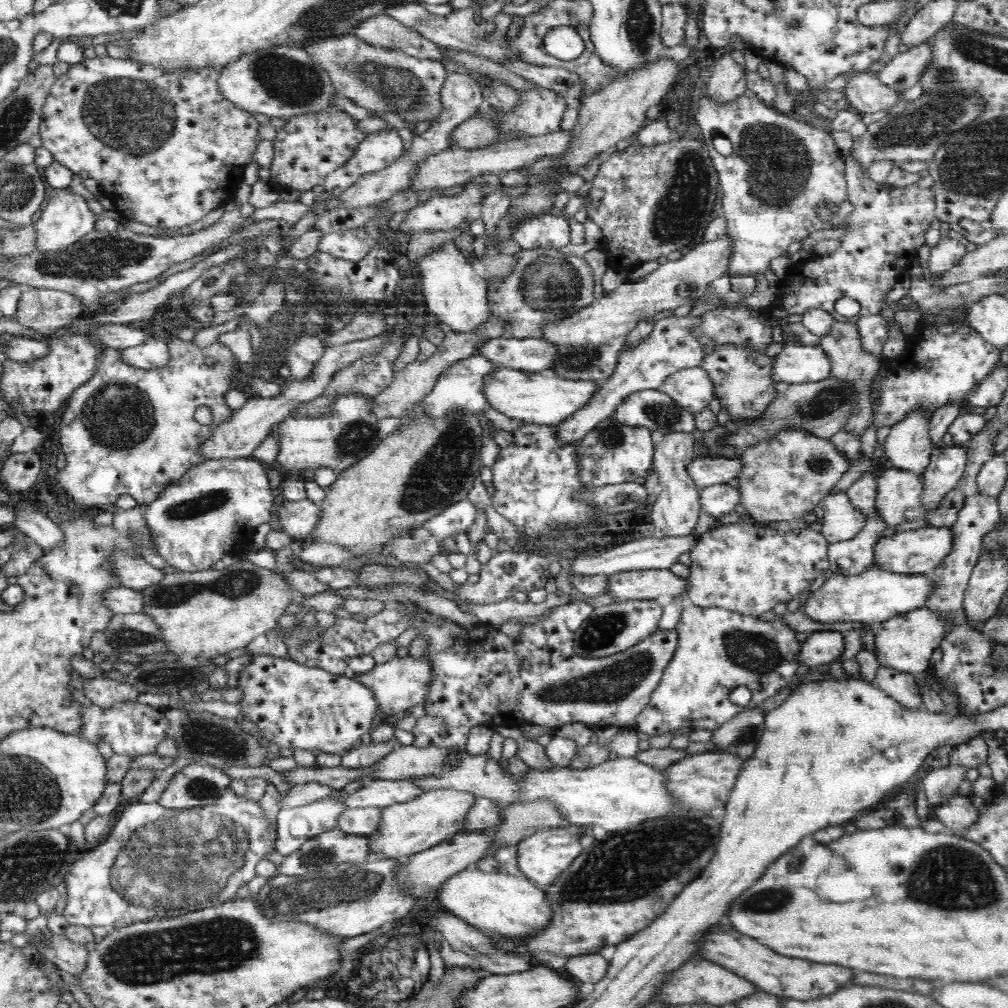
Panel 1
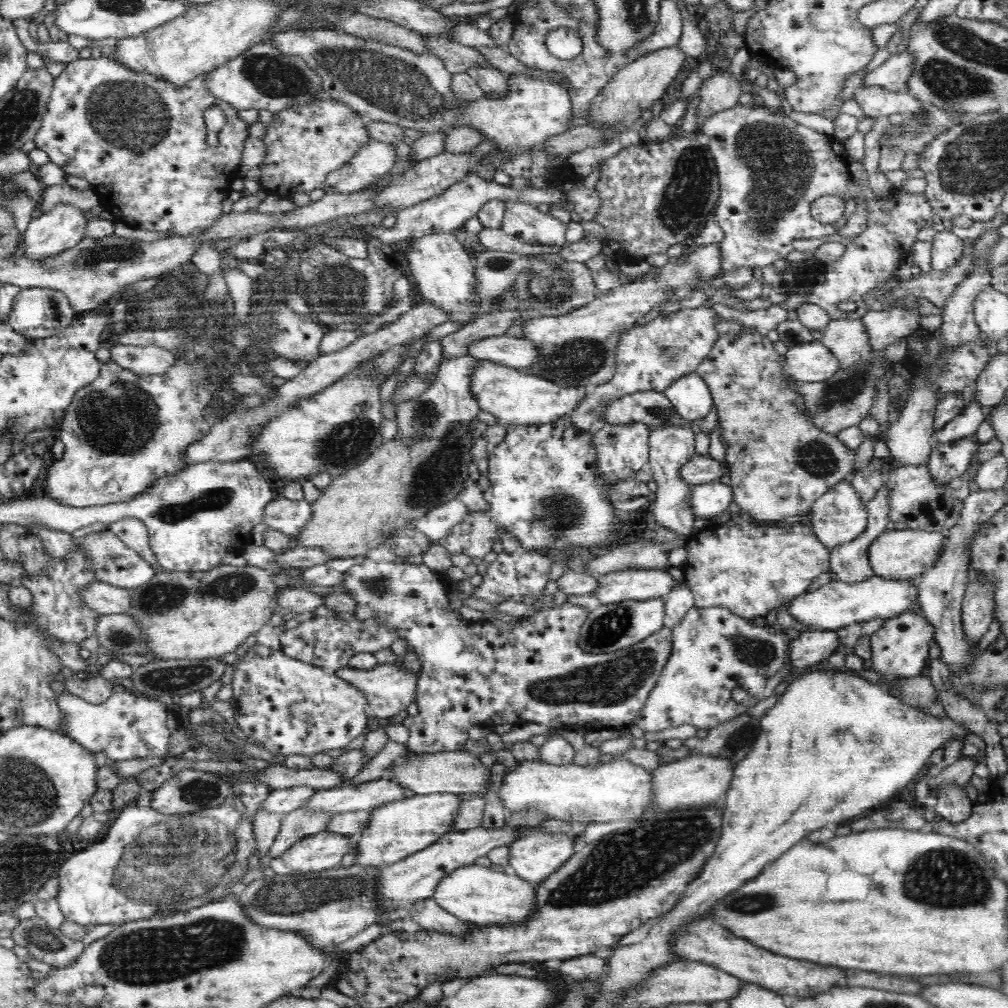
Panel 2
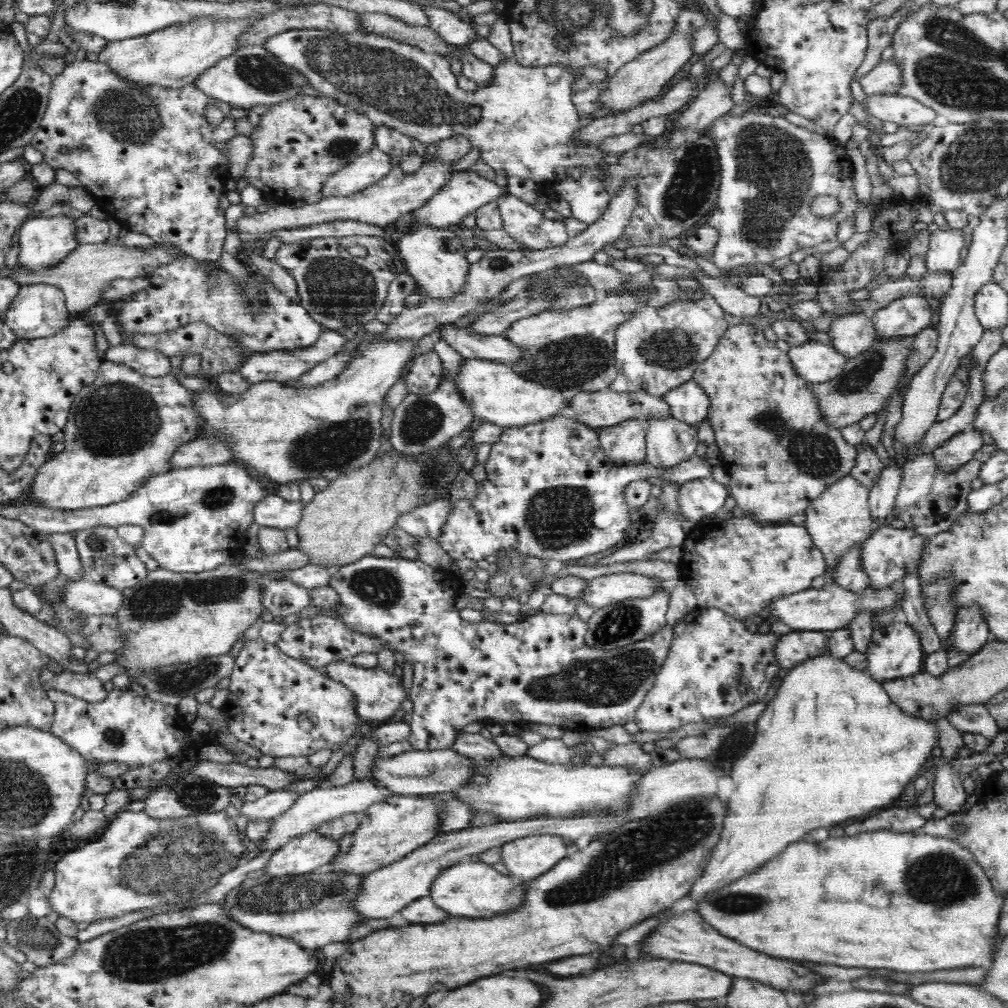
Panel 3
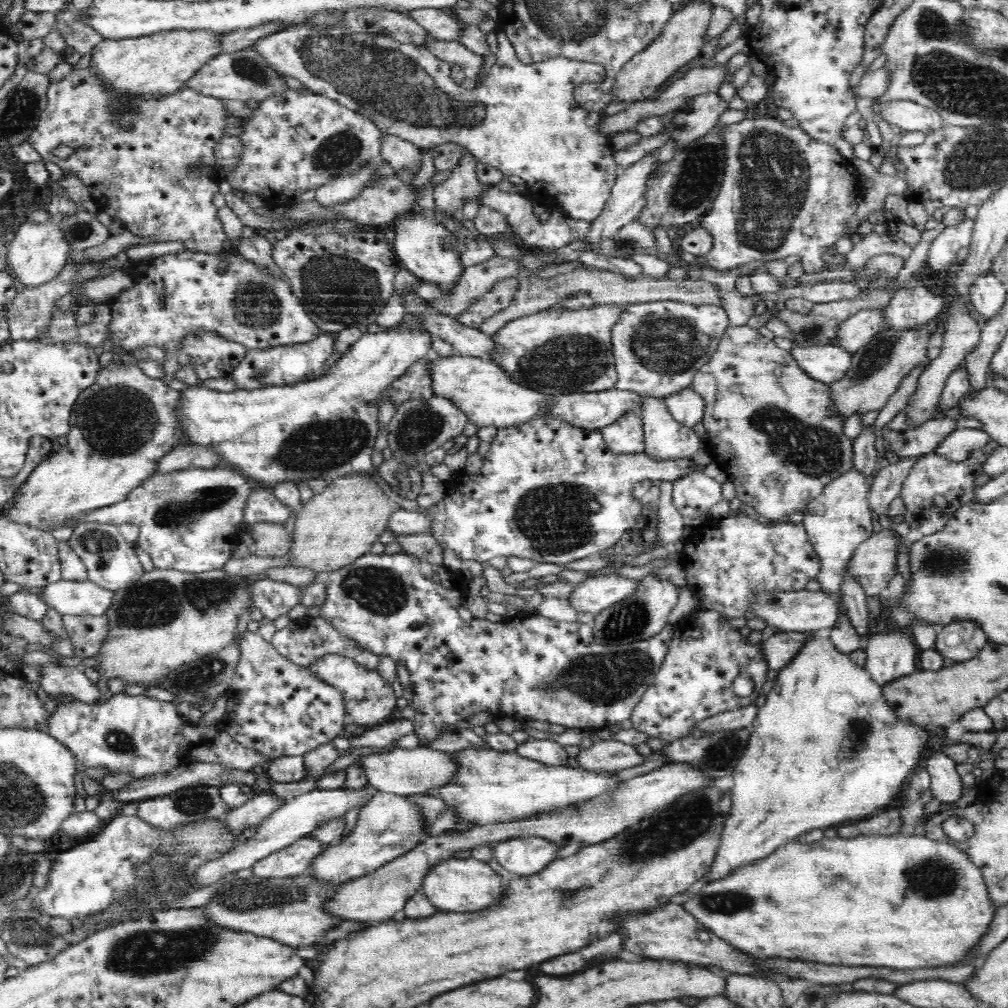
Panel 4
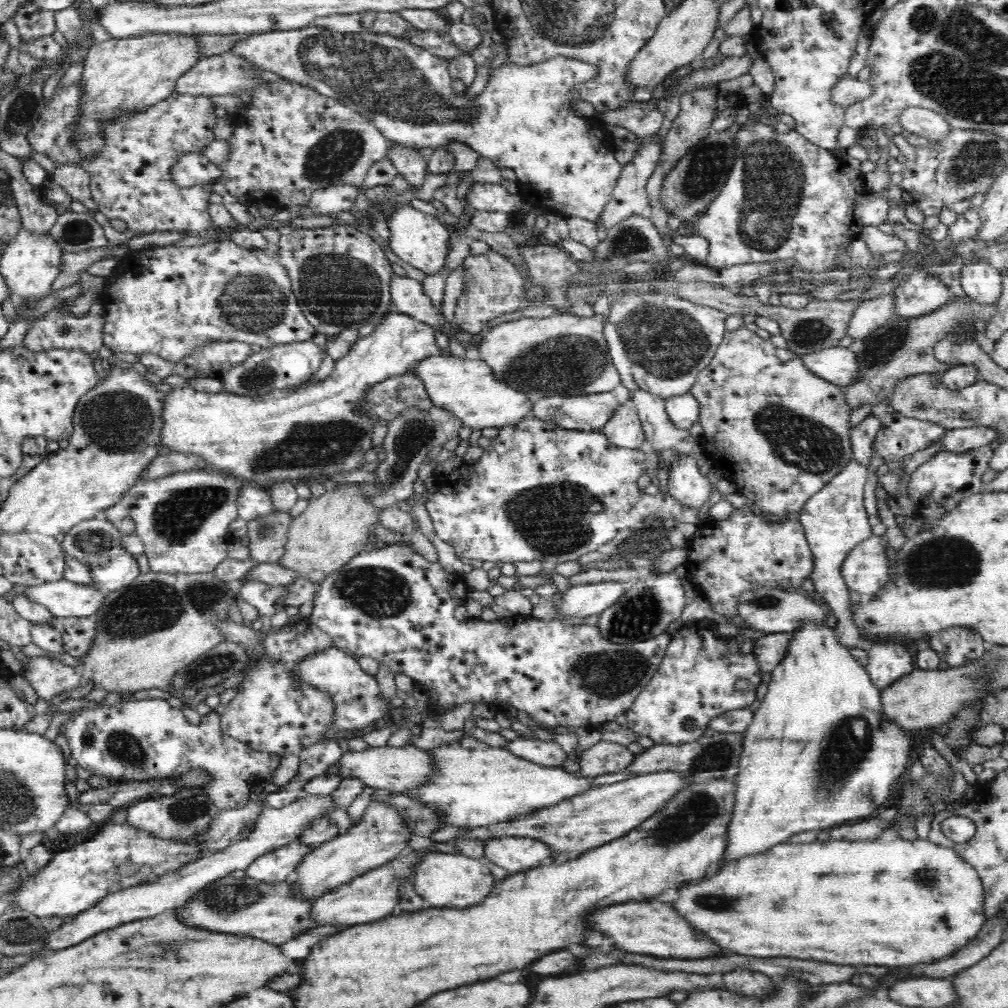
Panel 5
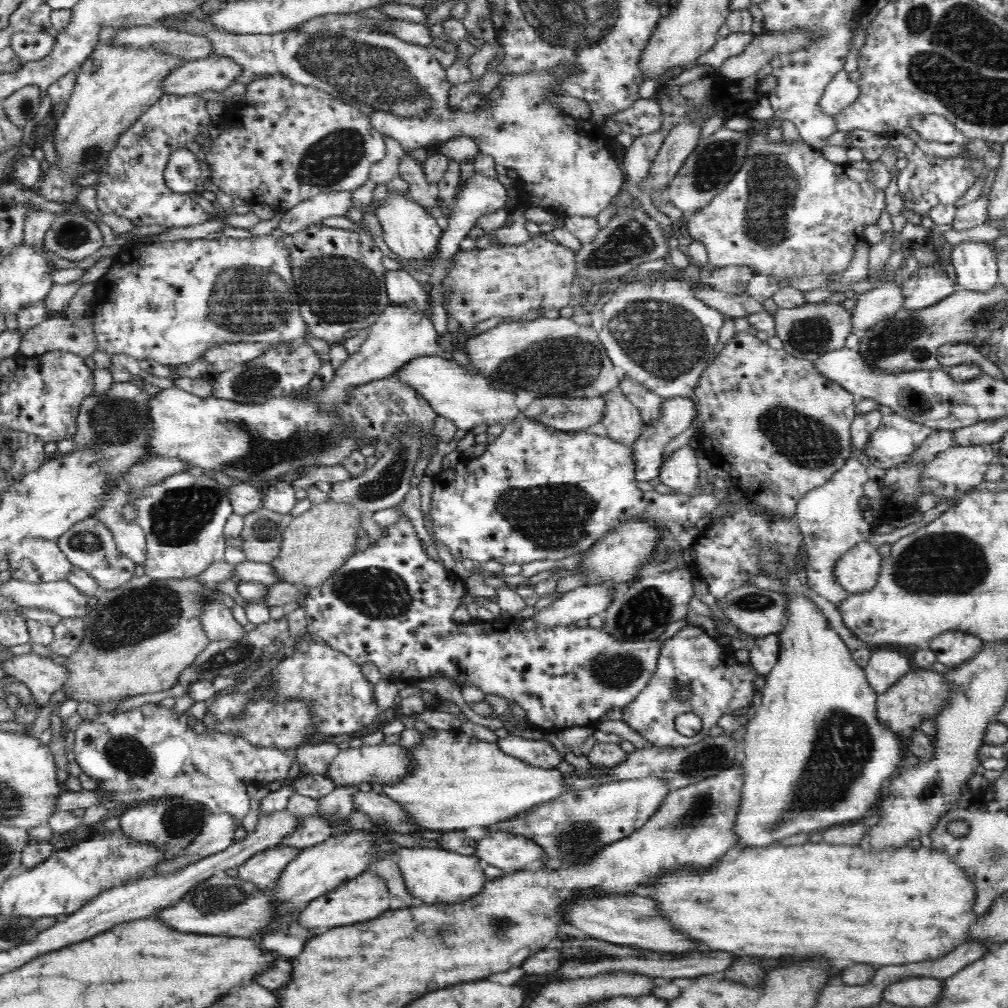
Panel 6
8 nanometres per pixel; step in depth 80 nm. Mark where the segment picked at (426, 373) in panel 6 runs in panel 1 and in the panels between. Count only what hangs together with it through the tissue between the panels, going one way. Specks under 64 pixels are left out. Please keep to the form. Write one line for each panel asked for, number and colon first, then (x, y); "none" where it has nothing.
1: (535, 398)
2: (514, 399)
3: (495, 394)
4: (479, 388)
5: (465, 388)

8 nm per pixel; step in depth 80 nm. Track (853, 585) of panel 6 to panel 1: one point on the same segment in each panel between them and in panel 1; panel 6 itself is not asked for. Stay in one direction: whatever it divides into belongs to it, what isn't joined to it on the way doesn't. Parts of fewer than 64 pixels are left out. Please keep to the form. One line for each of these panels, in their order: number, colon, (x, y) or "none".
1: (918, 551)
2: (899, 554)
3: (889, 553)
4: (873, 564)
5: (865, 569)

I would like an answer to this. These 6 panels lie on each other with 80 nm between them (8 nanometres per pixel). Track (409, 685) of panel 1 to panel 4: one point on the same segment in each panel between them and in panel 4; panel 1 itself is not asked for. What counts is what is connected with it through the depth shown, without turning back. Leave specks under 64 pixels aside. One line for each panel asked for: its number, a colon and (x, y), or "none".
2: (388, 689)
3: (376, 694)
4: (368, 701)

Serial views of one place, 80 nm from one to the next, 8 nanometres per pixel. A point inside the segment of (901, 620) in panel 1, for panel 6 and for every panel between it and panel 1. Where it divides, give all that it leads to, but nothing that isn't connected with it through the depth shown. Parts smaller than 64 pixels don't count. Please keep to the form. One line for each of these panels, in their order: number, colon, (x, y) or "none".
2: (900, 648)
3: (895, 651)
4: (892, 655)
5: (889, 661)
6: (885, 668)

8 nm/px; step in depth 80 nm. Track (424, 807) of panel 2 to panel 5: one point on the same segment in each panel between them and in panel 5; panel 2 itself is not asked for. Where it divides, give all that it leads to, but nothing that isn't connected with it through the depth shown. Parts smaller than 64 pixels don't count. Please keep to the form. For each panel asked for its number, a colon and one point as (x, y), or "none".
3: (389, 829)
4: (388, 826)
5: (381, 834)

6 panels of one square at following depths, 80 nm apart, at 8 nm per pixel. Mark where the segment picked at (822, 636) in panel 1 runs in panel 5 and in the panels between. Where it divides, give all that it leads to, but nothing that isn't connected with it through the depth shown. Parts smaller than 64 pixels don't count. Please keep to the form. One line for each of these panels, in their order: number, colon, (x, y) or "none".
2: (812, 646)
3: (792, 648)
4: (778, 650)
5: (769, 649)

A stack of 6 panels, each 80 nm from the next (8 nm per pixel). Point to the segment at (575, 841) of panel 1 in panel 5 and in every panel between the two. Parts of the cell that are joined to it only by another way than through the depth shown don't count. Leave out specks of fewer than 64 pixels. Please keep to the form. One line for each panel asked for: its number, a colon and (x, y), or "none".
2: (534, 856)
3: (526, 858)
4: (521, 856)
5: (515, 854)

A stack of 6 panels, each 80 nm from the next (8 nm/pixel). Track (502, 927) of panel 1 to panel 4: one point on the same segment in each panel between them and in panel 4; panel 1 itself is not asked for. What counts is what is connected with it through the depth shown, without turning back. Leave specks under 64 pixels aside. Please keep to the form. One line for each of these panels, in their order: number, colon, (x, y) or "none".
2: (474, 893)
3: (469, 888)
4: (456, 884)

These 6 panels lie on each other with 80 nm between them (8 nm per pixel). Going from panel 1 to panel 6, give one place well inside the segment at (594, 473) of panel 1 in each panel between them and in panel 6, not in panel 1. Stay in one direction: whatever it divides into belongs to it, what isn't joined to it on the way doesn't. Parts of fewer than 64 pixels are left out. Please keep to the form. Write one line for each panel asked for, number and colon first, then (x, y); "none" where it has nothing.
2: (622, 449)
3: (625, 442)
4: (626, 436)
5: (624, 428)
6: (624, 423)

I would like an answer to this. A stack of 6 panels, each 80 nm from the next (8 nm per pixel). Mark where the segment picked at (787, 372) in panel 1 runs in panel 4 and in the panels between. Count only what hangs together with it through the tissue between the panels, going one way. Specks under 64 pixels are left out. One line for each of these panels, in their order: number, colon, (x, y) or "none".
2: (812, 362)
3: (816, 362)
4: (828, 363)

